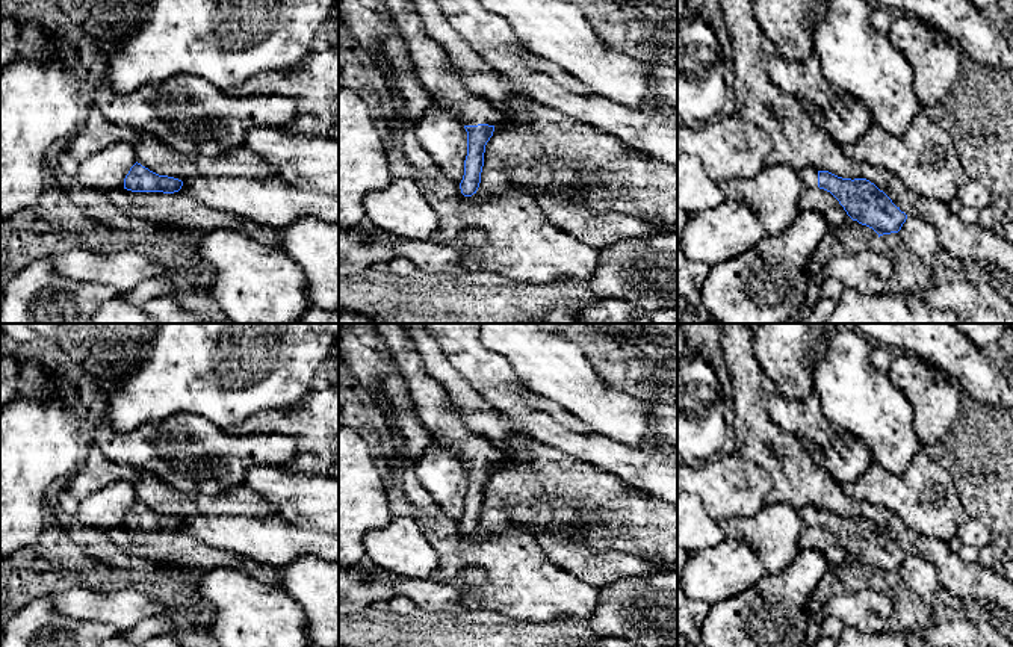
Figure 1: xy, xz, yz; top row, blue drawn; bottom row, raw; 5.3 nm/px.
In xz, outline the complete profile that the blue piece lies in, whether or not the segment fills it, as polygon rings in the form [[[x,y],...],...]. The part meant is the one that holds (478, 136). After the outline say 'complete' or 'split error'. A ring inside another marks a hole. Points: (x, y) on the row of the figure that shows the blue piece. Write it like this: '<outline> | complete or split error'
[[[413,0],[383,2],[408,47],[420,83],[467,132],[467,156],[460,189],[464,197],[472,197],[481,183],[485,145],[500,122],[499,110],[464,88],[461,76],[451,67],[445,50],[426,36]]] | split error

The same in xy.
[[[135,163],[124,178],[124,189],[132,192],[178,192],[183,181],[168,175],[159,175],[141,163]]] | complete

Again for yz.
[[[803,168],[798,174],[807,187],[830,192],[853,221],[872,228],[878,237],[898,233],[907,219],[907,215],[866,178],[842,178],[813,168]]] | split error

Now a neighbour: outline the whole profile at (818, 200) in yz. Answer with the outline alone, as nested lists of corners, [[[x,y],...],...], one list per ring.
[[[807,187],[800,197],[800,210],[813,210],[821,213],[829,225],[844,227],[848,224],[848,215],[839,201],[827,190]]]

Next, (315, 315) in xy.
[[[313,305],[299,317],[298,324],[339,324],[339,310],[324,310]]]

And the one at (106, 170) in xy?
[[[116,142],[83,160],[76,177],[80,186],[92,190],[116,190],[124,187],[124,178],[135,163],[135,147]]]

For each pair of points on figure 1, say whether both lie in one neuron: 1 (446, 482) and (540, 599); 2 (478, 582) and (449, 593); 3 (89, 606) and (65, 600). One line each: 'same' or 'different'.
1: different
2: different
3: same

